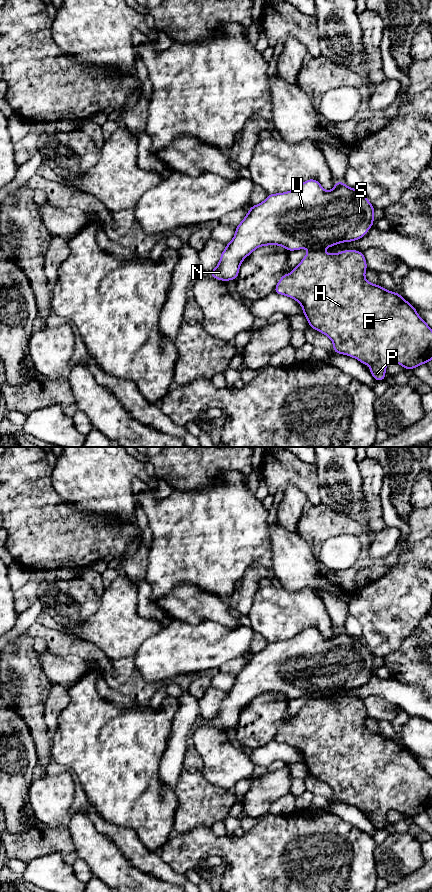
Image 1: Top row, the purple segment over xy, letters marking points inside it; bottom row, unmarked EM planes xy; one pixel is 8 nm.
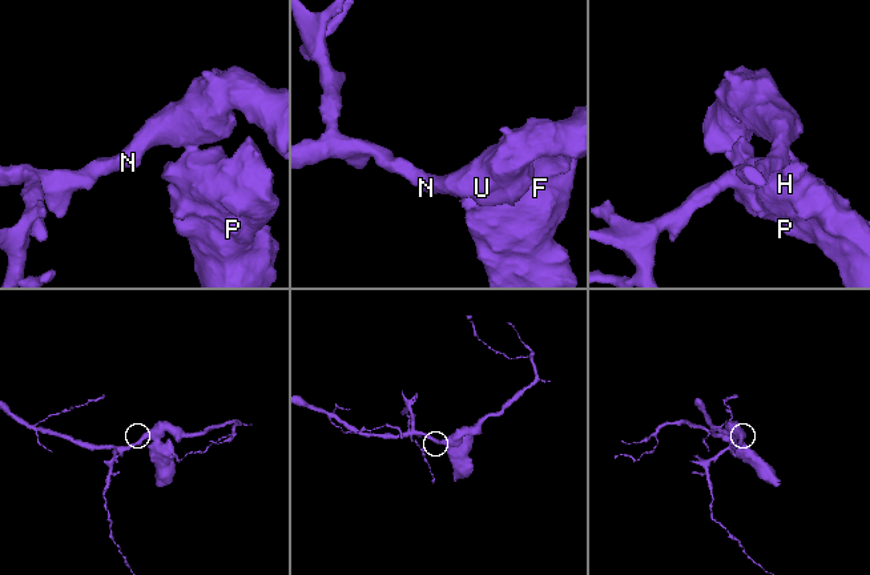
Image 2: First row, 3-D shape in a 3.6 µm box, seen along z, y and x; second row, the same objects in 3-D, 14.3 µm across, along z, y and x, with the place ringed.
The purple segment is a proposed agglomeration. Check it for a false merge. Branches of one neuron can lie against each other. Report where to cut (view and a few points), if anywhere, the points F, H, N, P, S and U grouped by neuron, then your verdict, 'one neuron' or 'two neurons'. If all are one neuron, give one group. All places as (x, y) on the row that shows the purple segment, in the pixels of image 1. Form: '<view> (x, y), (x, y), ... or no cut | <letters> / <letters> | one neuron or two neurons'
xy (309, 249), (321, 250) | F H P / N S U | two neurons

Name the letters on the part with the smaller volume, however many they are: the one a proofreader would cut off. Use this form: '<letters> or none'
F, H, P

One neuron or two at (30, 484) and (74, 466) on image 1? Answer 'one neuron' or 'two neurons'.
two neurons

